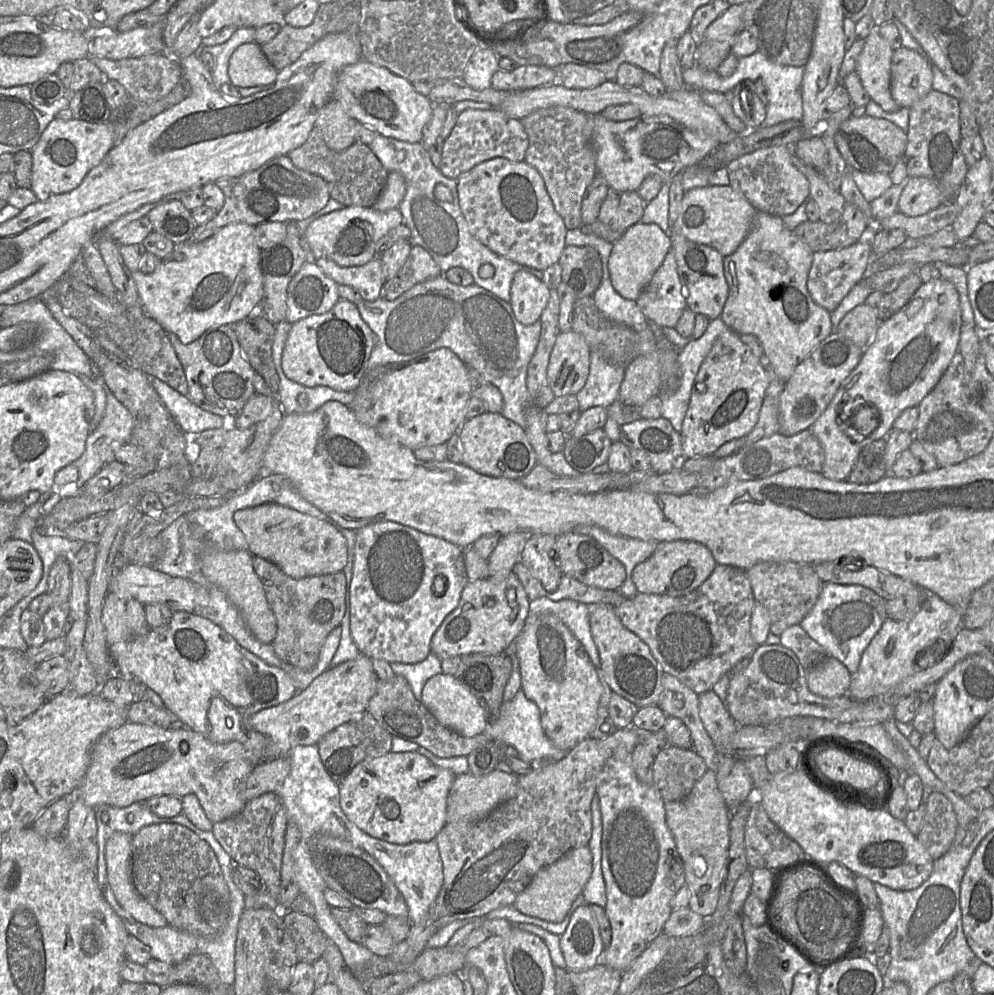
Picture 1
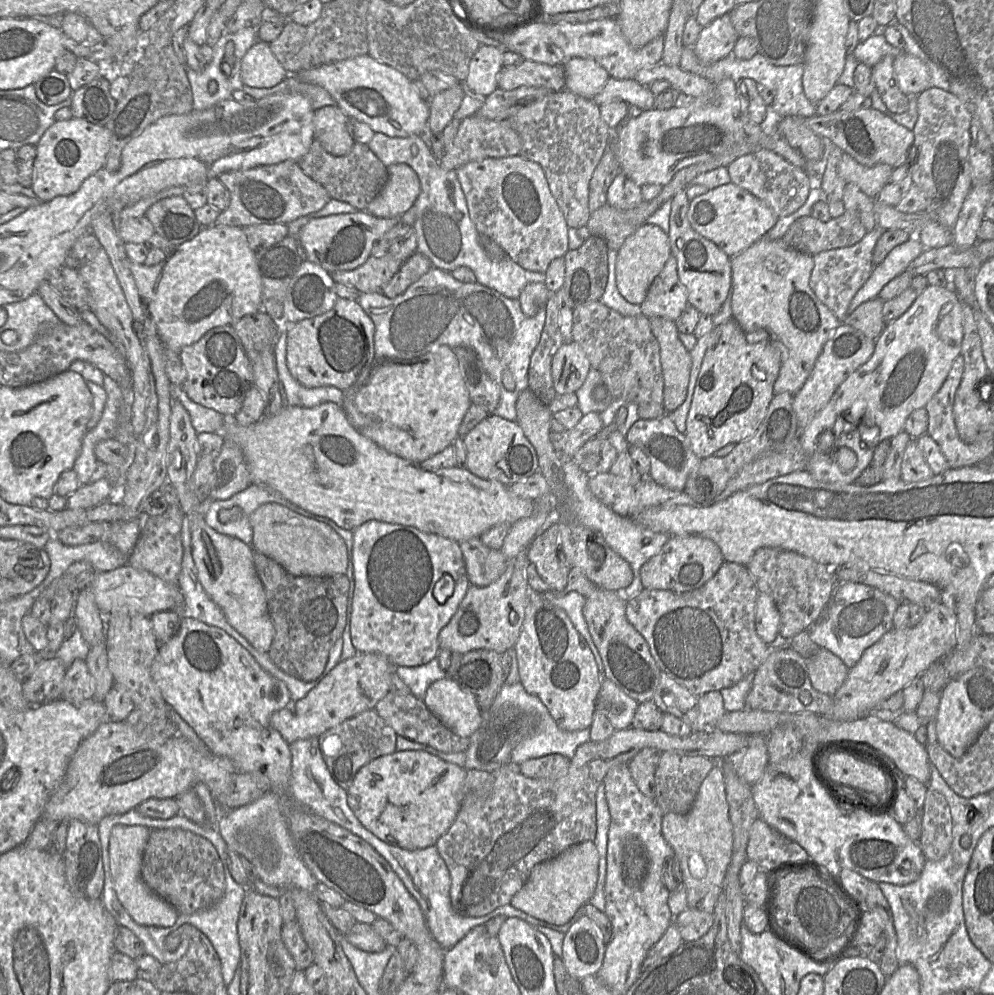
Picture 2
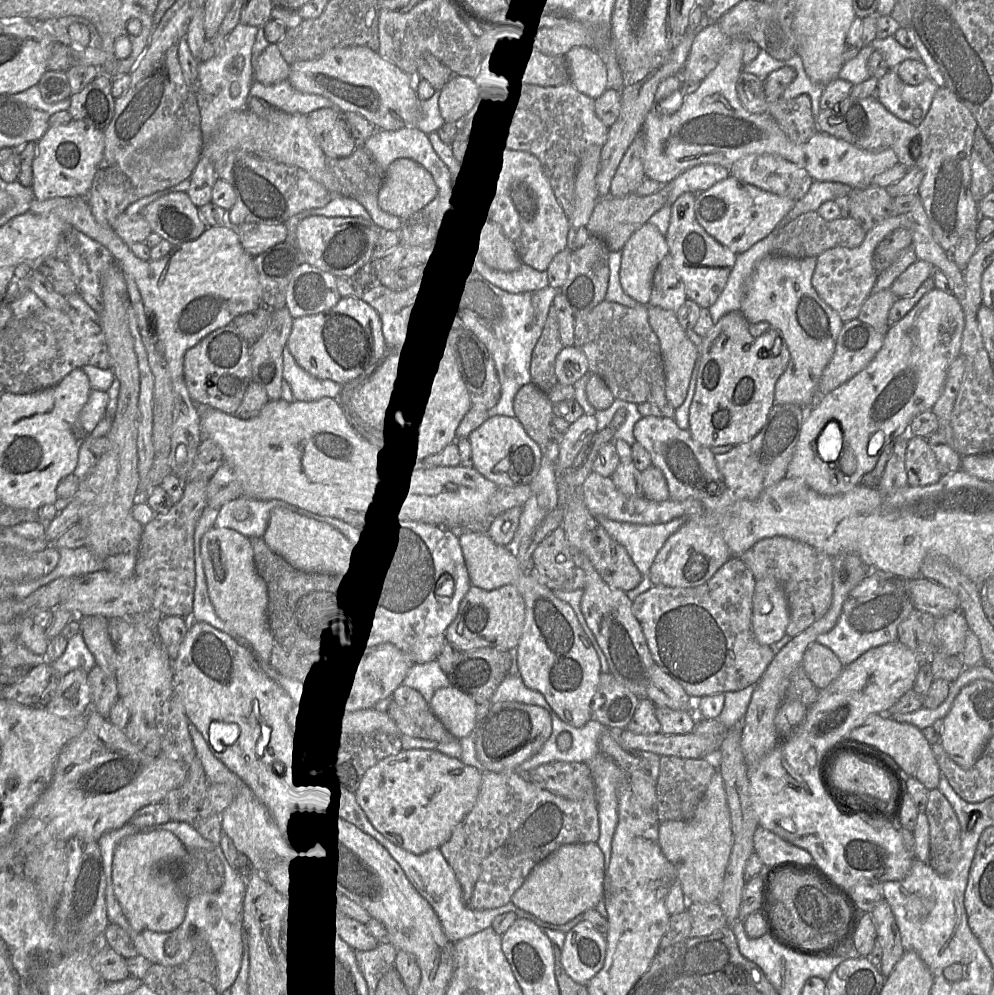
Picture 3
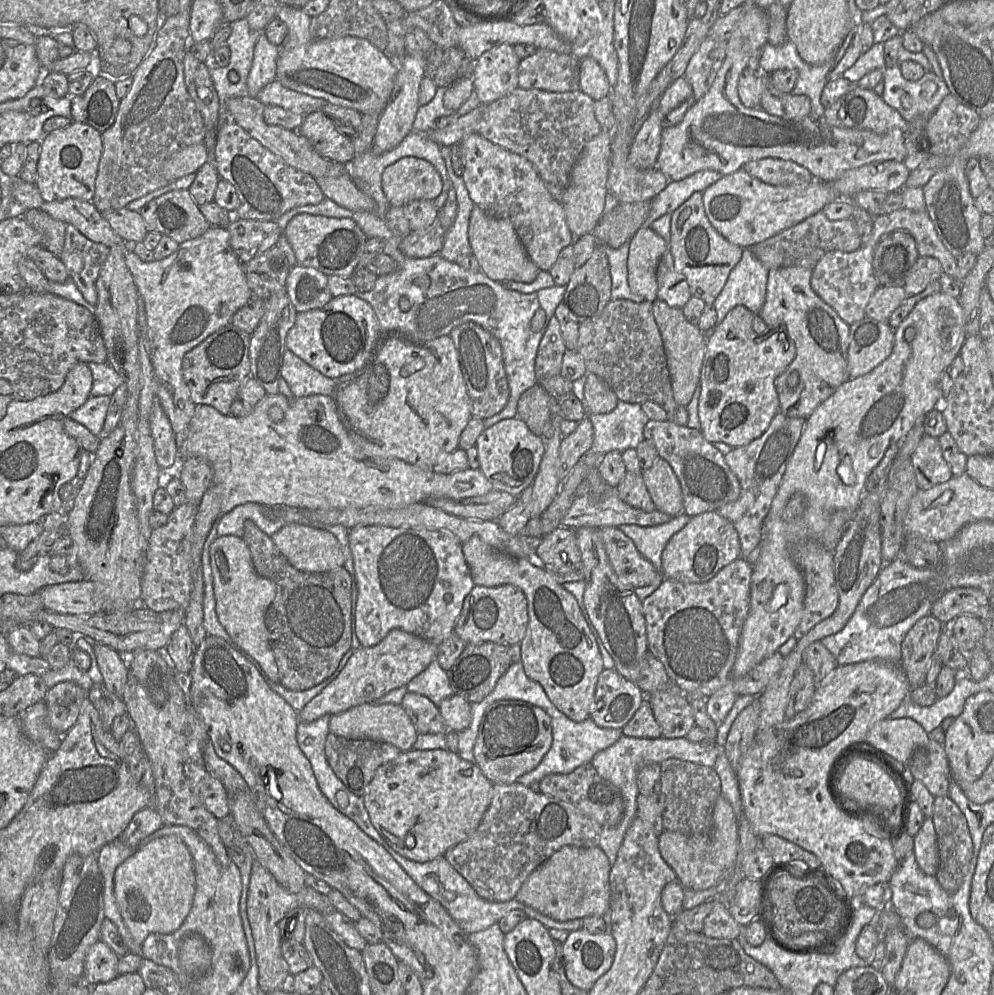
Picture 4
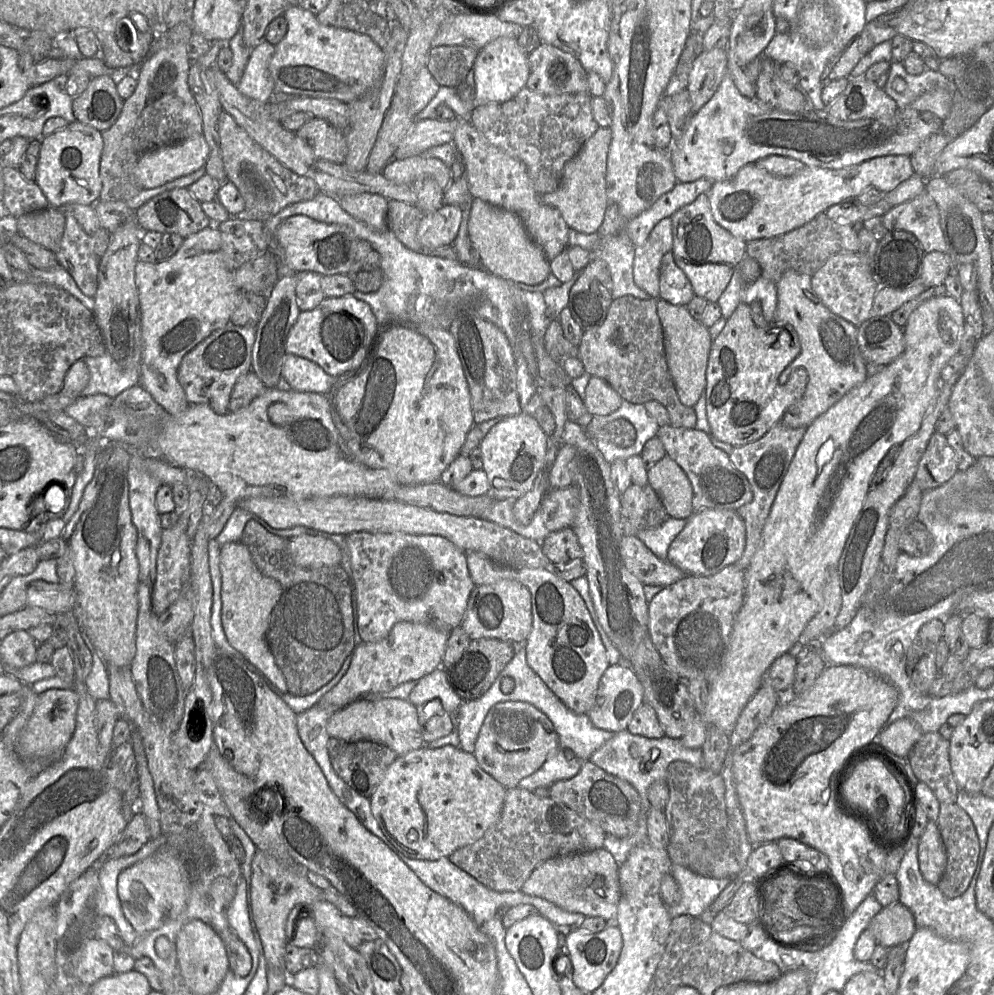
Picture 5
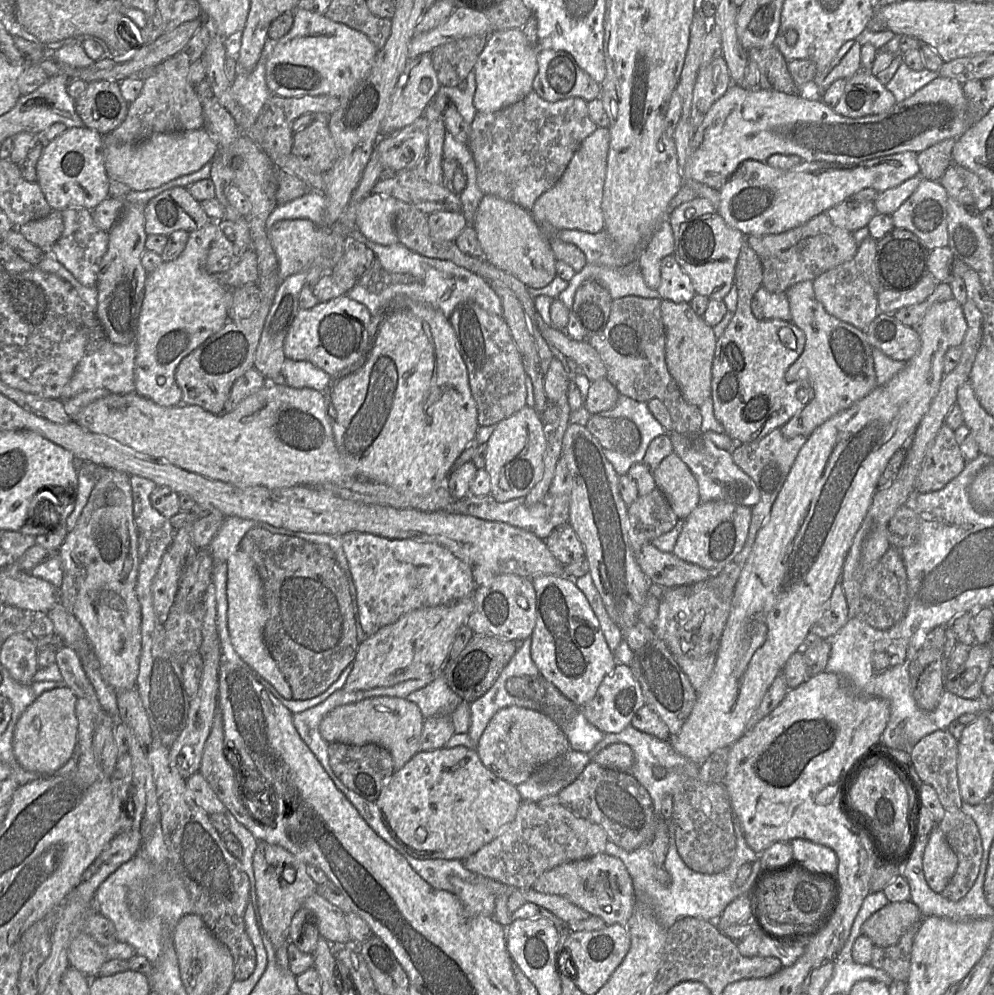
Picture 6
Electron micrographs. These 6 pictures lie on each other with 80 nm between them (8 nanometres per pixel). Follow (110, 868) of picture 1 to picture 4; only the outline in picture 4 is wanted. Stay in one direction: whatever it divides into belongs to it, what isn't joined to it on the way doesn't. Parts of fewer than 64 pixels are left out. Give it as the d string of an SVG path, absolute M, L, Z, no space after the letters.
M175 835L156 838L138 847L114 874L114 895L136 944L142 947L151 933L177 930L187 917L195 893L195 873L191 854Z

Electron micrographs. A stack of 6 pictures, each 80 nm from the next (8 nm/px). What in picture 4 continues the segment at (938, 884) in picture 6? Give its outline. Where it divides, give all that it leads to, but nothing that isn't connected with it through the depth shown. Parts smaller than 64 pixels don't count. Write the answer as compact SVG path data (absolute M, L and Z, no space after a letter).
M925 818L919 832L913 837L913 852L920 869L936 876L939 868L937 835L931 818Z

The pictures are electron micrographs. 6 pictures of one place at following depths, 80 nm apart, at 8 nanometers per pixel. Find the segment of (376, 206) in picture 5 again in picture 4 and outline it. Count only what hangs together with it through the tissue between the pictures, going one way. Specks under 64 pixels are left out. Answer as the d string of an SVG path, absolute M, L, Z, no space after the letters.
M350 175L318 177L315 180L325 197L330 198L338 205L354 211L375 212L374 199L359 190Z

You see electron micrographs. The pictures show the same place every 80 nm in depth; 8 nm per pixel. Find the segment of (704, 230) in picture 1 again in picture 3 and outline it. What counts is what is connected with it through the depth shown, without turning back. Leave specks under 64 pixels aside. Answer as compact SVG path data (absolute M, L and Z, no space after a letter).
M729 175L696 197L695 216L710 236L739 255L776 229L795 204L790 198L761 190Z

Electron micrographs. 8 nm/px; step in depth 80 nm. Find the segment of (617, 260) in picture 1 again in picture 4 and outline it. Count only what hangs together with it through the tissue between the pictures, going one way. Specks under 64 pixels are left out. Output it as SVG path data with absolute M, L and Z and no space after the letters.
M641 227L630 240L628 285L646 301L657 300L657 266L668 250L665 240L651 227Z

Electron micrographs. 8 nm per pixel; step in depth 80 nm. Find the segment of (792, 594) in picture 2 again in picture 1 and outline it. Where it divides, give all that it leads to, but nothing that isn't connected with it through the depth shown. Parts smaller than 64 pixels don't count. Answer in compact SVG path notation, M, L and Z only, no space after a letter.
M759 562L746 571L754 599L768 611L770 632L780 636L788 627L800 624L815 605L823 582L813 565L798 562Z

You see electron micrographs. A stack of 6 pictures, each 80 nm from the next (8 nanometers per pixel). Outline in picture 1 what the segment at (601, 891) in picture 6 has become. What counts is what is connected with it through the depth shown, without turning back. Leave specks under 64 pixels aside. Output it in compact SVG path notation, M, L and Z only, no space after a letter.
M588 846L575 848L555 863L538 871L529 885L517 896L513 906L530 917L558 923L564 920L568 910L588 882L592 874L592 854Z

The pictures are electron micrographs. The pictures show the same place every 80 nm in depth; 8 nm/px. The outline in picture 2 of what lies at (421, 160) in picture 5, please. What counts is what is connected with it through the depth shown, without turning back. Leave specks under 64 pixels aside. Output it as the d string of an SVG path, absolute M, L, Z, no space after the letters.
M405 163L387 167L388 179L367 211L380 218L400 218L413 206L421 191L417 173Z

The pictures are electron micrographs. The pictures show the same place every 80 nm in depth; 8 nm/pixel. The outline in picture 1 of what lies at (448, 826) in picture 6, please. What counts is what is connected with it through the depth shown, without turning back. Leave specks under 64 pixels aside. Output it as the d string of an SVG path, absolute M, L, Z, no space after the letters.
M389 752L357 764L340 783L340 806L366 834L394 844L428 842L447 824L447 798L455 775L415 752Z

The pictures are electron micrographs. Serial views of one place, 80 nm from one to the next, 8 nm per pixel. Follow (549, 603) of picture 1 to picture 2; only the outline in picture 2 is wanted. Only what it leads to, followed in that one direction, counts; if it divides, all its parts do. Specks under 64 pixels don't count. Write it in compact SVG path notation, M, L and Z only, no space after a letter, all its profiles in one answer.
M550 589L547 591L547 593L542 595L553 605L563 609L567 613L574 627L584 638L589 648L591 649L597 663L598 671L600 672L600 675L603 676L604 665L602 662L602 658L593 641L586 619L583 614L583 608L585 606L586 598L576 591L572 591L563 597L556 597L555 593L558 592Z

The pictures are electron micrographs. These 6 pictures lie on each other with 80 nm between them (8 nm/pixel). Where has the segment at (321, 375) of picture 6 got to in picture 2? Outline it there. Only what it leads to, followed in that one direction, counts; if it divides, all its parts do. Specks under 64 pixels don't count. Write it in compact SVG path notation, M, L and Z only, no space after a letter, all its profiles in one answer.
M288 323L280 324L280 332L274 346L278 377L285 391L285 405L303 408L316 407L325 402L341 405L342 390L334 386L307 388L291 375L286 363L287 331Z

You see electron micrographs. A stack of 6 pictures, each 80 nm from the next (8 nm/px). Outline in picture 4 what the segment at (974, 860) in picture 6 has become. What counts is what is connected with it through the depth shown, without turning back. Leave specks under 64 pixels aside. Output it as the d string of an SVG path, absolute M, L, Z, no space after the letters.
M936 796L934 798L931 819L937 835L939 852L939 868L936 878L945 891L955 893L963 882L973 856L973 843L968 824L962 811L949 796Z

